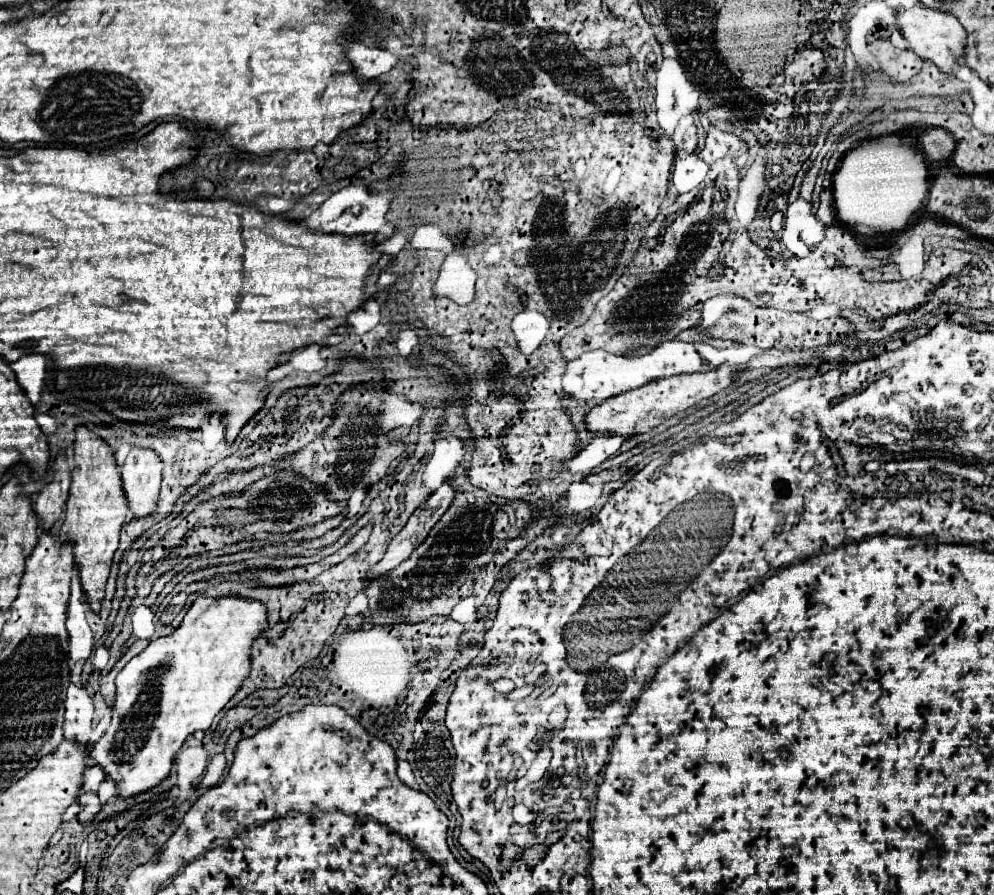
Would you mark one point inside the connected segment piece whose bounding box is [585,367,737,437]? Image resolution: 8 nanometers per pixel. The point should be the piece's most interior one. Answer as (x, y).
(634, 412)

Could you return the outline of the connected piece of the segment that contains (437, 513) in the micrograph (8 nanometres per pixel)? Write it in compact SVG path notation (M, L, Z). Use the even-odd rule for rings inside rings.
M443 483L407 521L407 525L401 529L401 533L389 543L385 557L367 571L365 579L377 579L383 577L387 571L395 569L399 563L403 563L415 547L419 547L425 537L429 535L431 527L441 519L441 515L449 509L451 501L455 497L455 491L451 483Z

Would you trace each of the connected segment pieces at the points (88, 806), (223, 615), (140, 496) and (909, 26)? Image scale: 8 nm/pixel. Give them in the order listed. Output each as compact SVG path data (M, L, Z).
M85 793L85 795L81 795L79 797L79 807L81 807L81 811L79 811L79 815L77 815L77 821L81 823L81 825L89 825L89 823L93 823L93 819L95 819L95 815L99 813L99 797L95 795L95 793Z
M197 597L197 601L185 613L183 623L169 637L151 641L137 657L133 657L117 675L117 691L111 713L111 725L103 737L93 745L91 759L99 765L107 779L117 787L117 795L127 799L139 793L147 793L169 777L173 759L183 747L185 739L195 731L207 731L213 717L227 705L245 681L251 661L251 643L267 627L265 605L259 601L247 601L241 597Z
M133 447L121 467L123 493L133 519L155 511L161 489L161 459L151 449Z
M915 5L915 9L909 9L909 11L901 9L901 13L897 13L897 19L901 25L901 33L909 41L911 49L921 59L933 61L943 73L951 75L957 61L965 55L965 45L967 45L967 33L959 25L959 21L949 13L933 11L933 9L923 7L923 5Z

